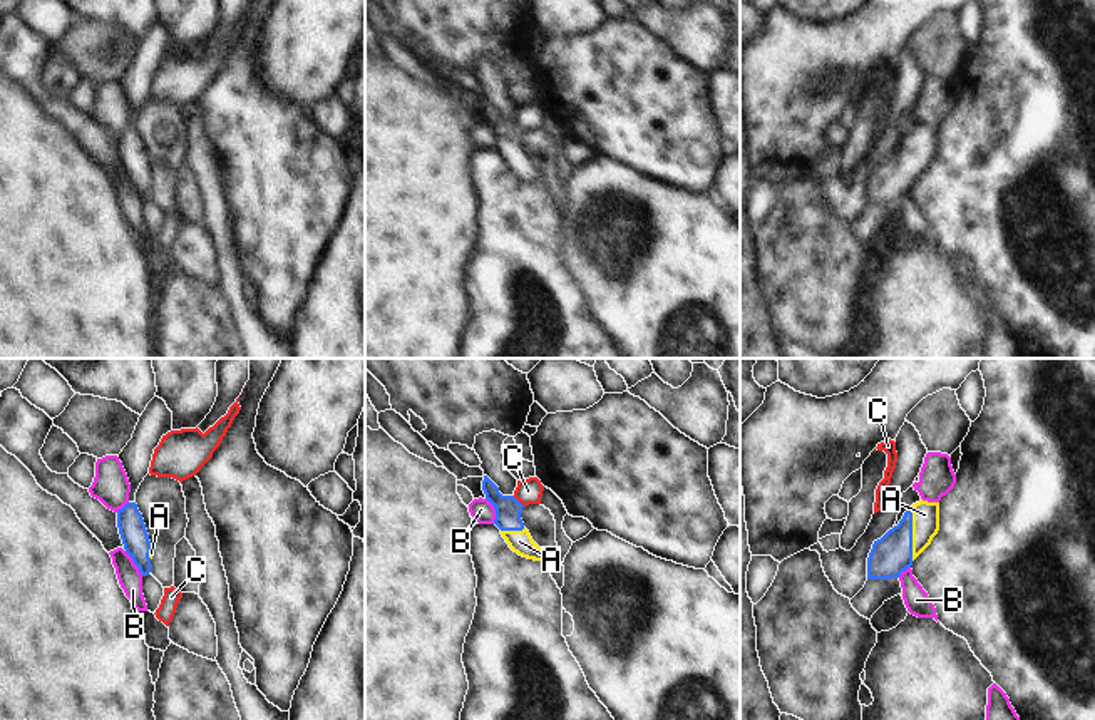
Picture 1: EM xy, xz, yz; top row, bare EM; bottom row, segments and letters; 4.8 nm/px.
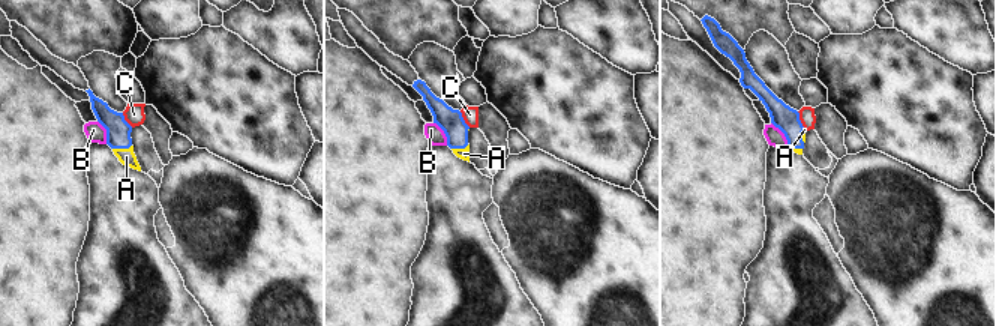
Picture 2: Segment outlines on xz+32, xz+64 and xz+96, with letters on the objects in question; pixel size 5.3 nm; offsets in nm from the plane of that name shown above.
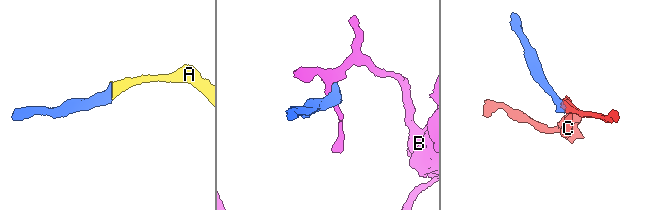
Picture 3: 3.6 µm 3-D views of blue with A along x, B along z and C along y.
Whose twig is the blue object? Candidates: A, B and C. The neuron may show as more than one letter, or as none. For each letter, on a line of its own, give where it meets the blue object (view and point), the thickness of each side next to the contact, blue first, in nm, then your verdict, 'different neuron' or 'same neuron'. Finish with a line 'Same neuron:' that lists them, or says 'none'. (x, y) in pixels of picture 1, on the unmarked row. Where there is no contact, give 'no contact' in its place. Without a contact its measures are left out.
A: yz (911, 159) | 200/130 nm | same neuron
B: xz (496, 136) | 130/110 nm | different neuron
C: xz (518, 126) | 130/120 nm | different neuron
Same neuron: A

